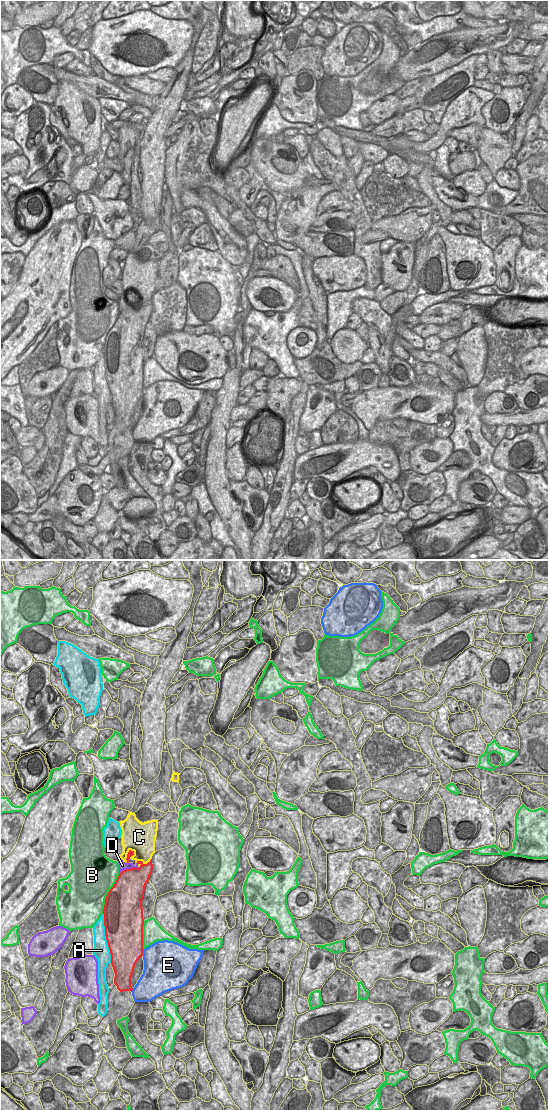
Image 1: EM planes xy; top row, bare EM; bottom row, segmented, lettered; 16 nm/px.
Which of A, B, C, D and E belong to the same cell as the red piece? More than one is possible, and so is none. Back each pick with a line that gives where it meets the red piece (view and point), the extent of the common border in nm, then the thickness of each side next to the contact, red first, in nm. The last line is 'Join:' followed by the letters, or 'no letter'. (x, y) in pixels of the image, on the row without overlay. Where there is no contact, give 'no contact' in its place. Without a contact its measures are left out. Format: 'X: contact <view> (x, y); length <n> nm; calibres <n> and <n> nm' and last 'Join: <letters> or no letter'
C: contact xy (142, 303); length 260 nm; calibres 320 and 340 nm
Join: C

